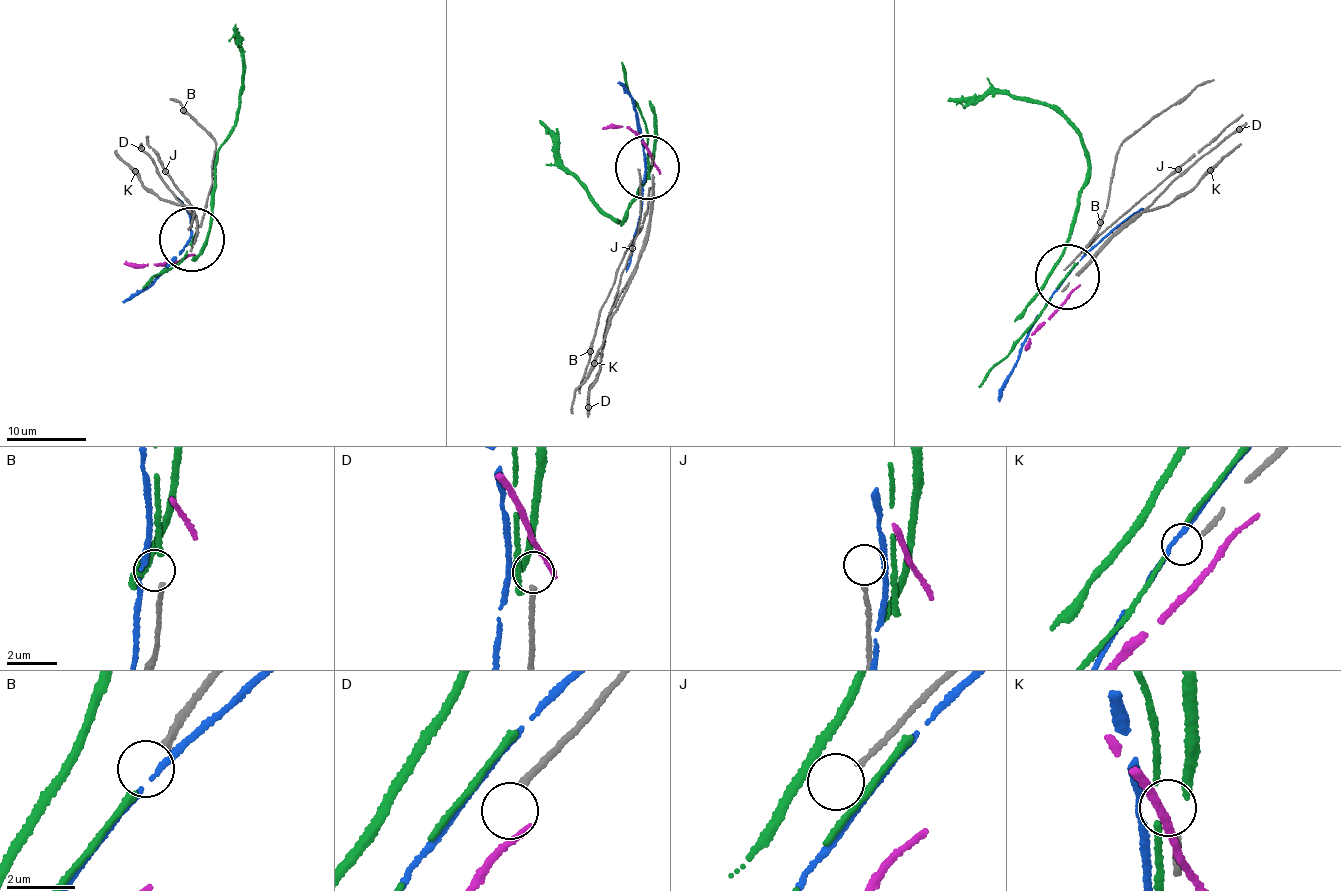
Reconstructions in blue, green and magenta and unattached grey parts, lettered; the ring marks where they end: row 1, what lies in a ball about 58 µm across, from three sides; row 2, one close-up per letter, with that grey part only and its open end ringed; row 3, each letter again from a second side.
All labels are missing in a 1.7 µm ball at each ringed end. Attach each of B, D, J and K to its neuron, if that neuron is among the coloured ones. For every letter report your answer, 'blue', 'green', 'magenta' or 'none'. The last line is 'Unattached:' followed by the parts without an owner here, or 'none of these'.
B: green
D: none
J: none
K: none
Unattached: D, J, K

